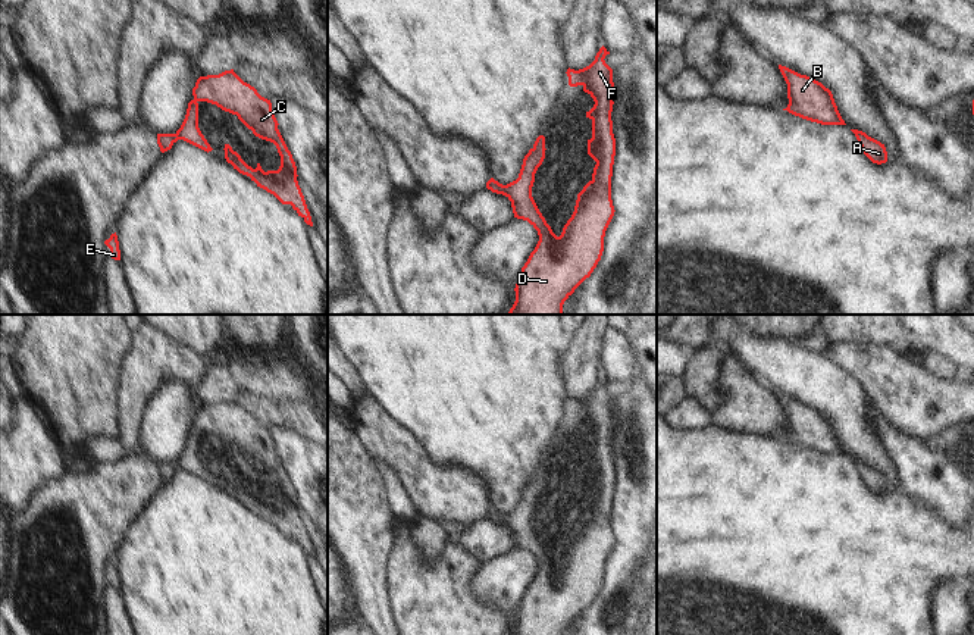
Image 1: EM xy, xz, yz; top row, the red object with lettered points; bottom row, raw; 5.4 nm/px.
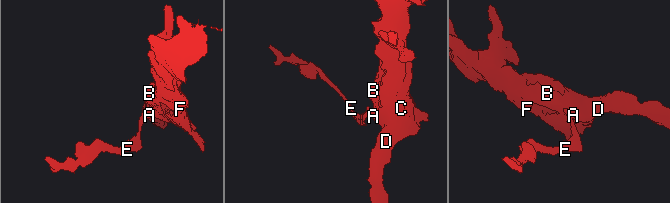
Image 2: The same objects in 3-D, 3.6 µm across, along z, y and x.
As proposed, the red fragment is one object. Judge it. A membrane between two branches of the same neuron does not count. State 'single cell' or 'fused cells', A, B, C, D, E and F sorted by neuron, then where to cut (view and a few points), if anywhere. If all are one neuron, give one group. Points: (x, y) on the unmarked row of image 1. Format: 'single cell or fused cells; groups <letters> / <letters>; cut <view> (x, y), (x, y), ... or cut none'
single cell; groups A B C D E F; cut none

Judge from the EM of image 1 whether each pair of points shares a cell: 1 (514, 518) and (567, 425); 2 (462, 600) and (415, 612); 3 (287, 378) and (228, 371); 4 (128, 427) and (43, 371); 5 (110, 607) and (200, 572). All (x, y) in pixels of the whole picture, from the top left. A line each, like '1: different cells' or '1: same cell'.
1: same cell
2: same cell
3: same cell
4: different cells
5: different cells

